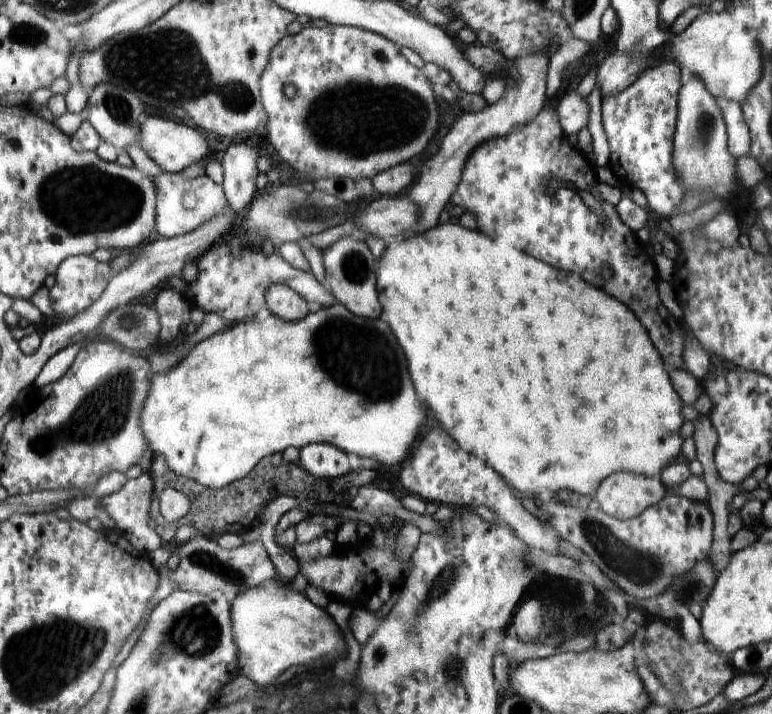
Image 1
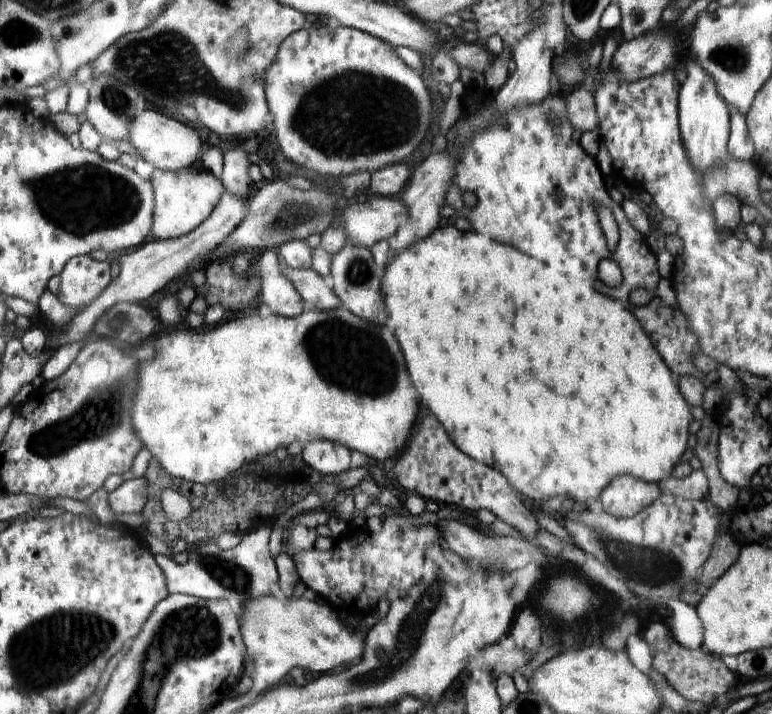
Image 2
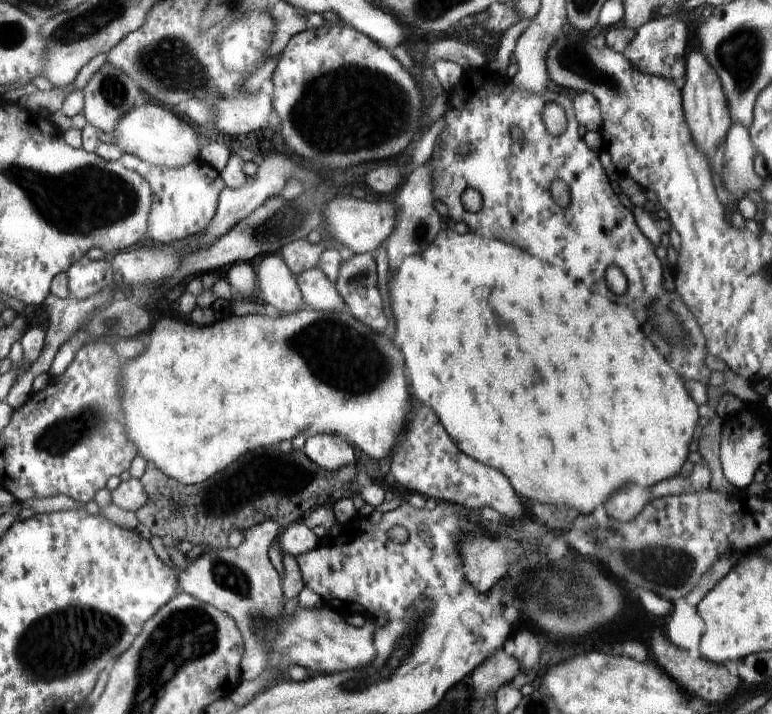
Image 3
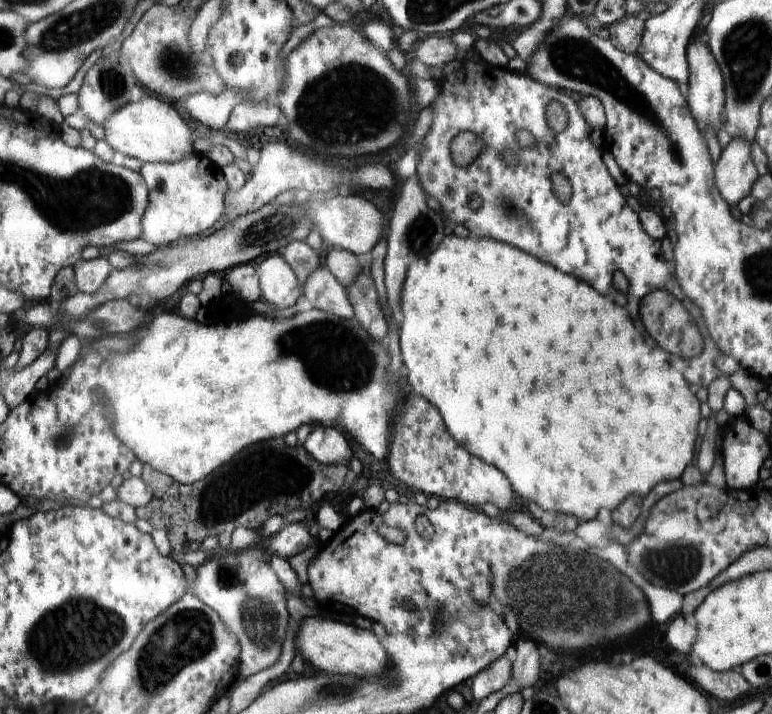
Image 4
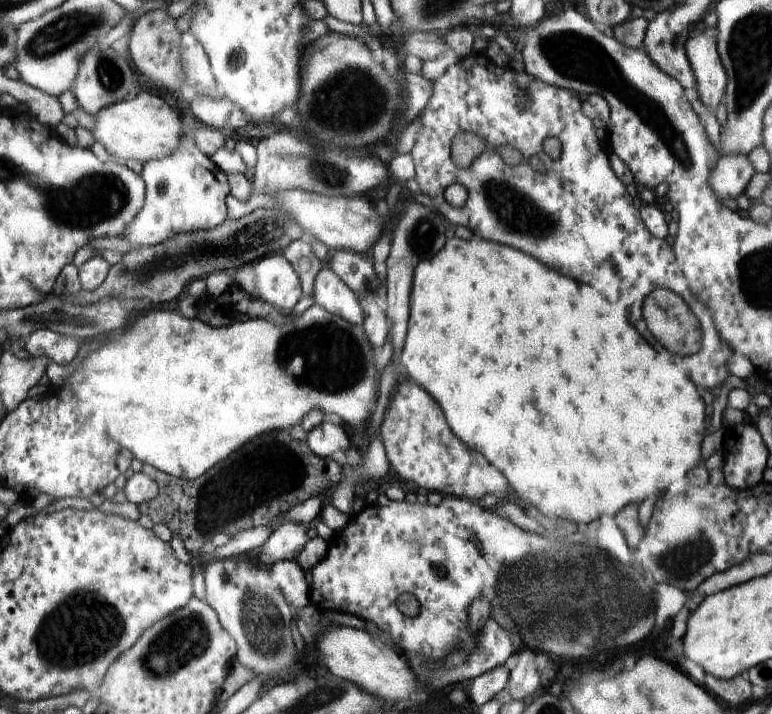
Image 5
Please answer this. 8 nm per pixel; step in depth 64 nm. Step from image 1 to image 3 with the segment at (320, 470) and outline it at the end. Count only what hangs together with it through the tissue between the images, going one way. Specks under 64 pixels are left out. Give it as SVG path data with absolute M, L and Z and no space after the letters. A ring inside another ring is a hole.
M316 434L307 438L303 451L312 462L328 472L336 472L355 462L353 448L332 434Z

